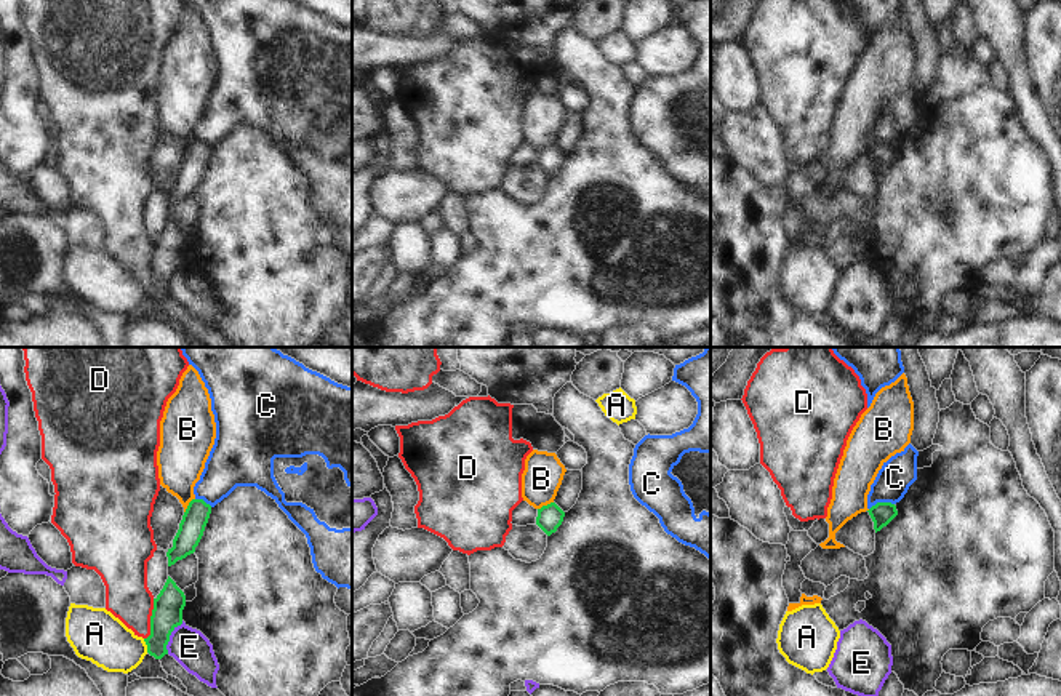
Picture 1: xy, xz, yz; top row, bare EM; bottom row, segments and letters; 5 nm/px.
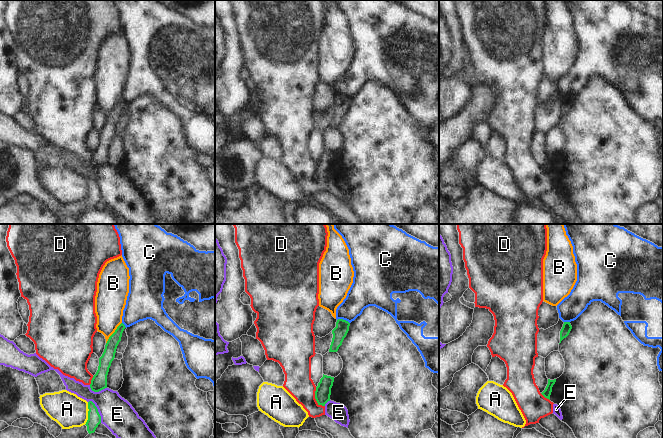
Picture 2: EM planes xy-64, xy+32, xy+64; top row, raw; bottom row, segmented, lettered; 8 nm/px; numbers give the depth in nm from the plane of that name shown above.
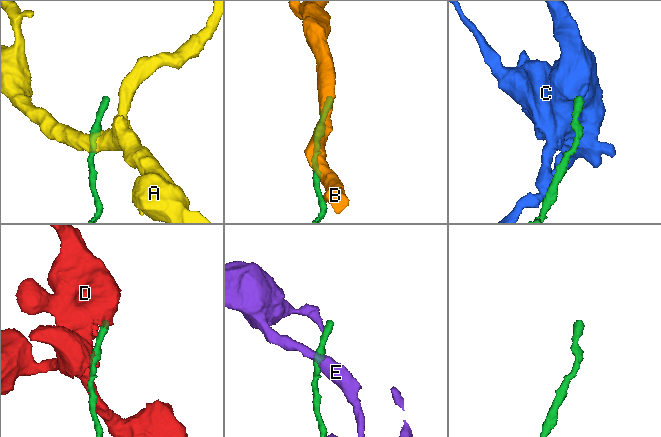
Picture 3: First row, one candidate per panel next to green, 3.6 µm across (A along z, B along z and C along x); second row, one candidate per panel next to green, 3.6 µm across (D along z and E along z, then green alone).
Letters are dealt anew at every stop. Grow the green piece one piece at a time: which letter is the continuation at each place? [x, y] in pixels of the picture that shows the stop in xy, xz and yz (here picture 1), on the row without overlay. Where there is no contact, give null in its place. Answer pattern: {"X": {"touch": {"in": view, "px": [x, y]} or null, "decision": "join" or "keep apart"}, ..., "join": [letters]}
{"A": {"touch": {"in": "xy", "px": [146, 285]}, "decision": "keep apart"}, "B": {"touch": {"in": "xy", "px": [188, 148]}, "decision": "keep apart"}, "C": {"touch": {"in": "yz", "px": [880, 144]}, "decision": "keep apart"}, "D": {"touch": {"in": "xy", "px": [151, 261]}, "decision": "keep apart"}, "E": {"touch": {"in": "xy", "px": [168, 279]}, "decision": "keep apart"}, "join": []}

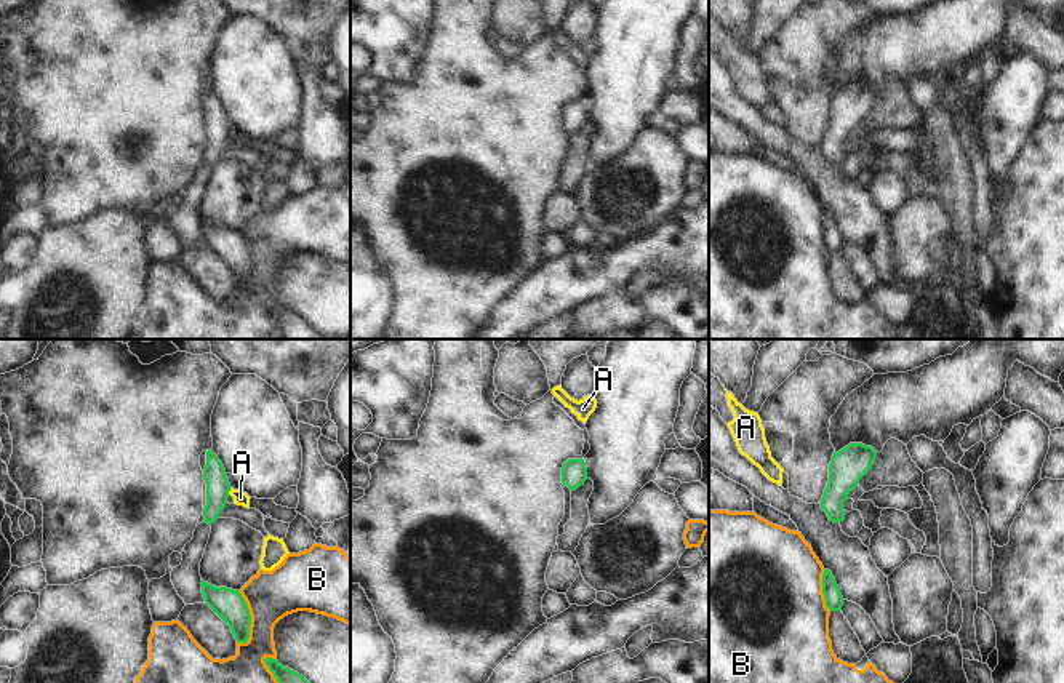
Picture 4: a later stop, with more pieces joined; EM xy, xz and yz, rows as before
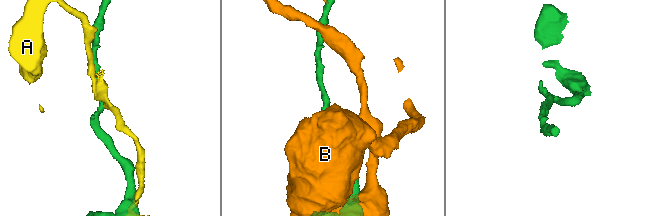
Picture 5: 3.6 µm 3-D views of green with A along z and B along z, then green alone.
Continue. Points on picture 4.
{"A": {"touch": {"in": "xy", "px": [229, 131]}, "decision": "keep apart"}, "B": {"touch": {"in": "xy", "px": [250, 259]}, "decision": "keep apart"}, "join": []}

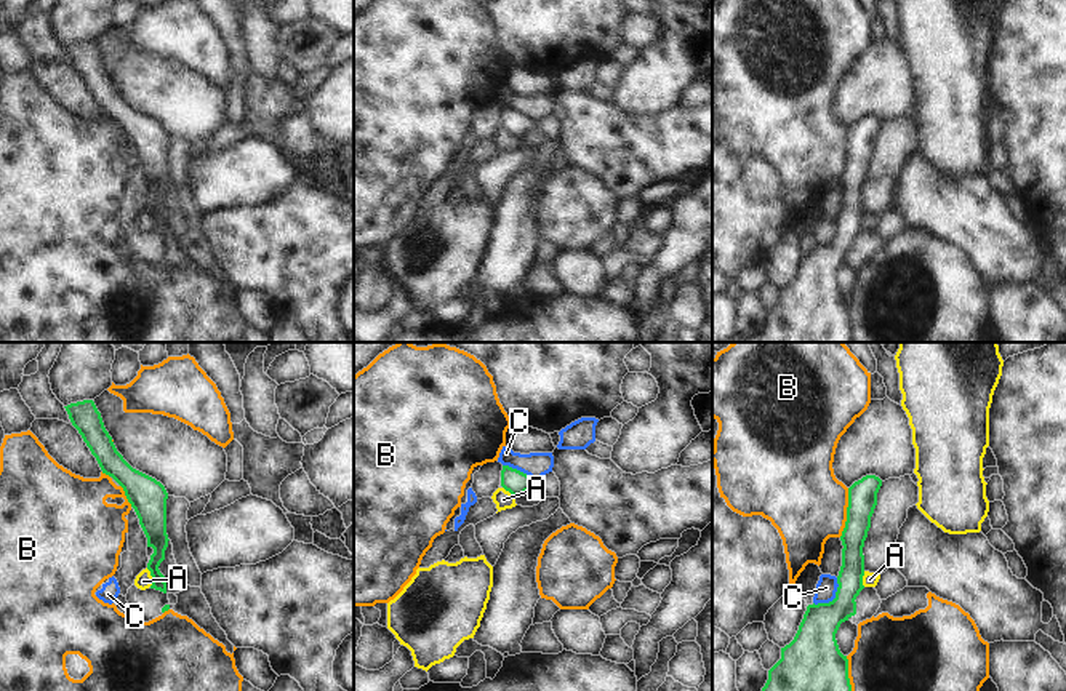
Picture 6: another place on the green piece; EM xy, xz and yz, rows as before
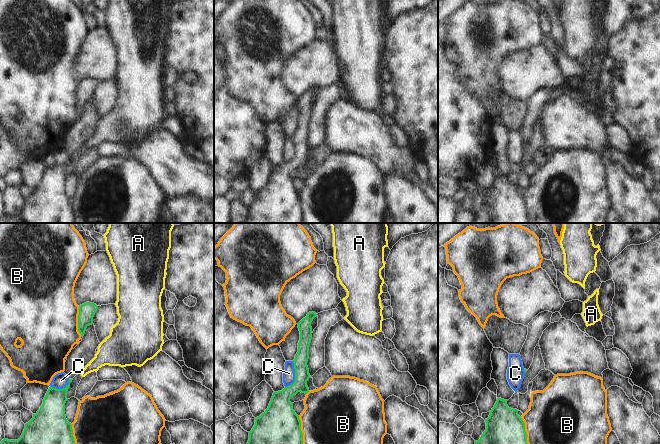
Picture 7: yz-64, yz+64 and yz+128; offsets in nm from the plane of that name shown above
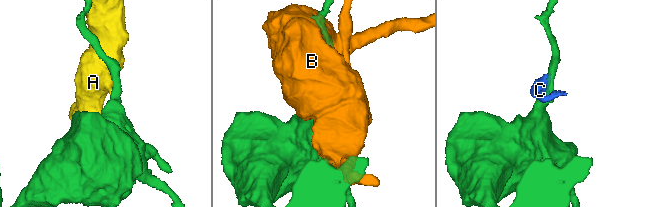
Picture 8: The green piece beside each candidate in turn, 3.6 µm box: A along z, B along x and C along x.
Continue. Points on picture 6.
{"A": {"touch": {"in": "xy", "px": [152, 219]}, "decision": "keep apart"}, "B": {"touch": {"in": "yz", "px": [847, 154]}, "decision": "keep apart"}, "C": {"touch": {"in": "yz", "px": [836, 239]}, "decision": "keep apart"}, "join": []}

